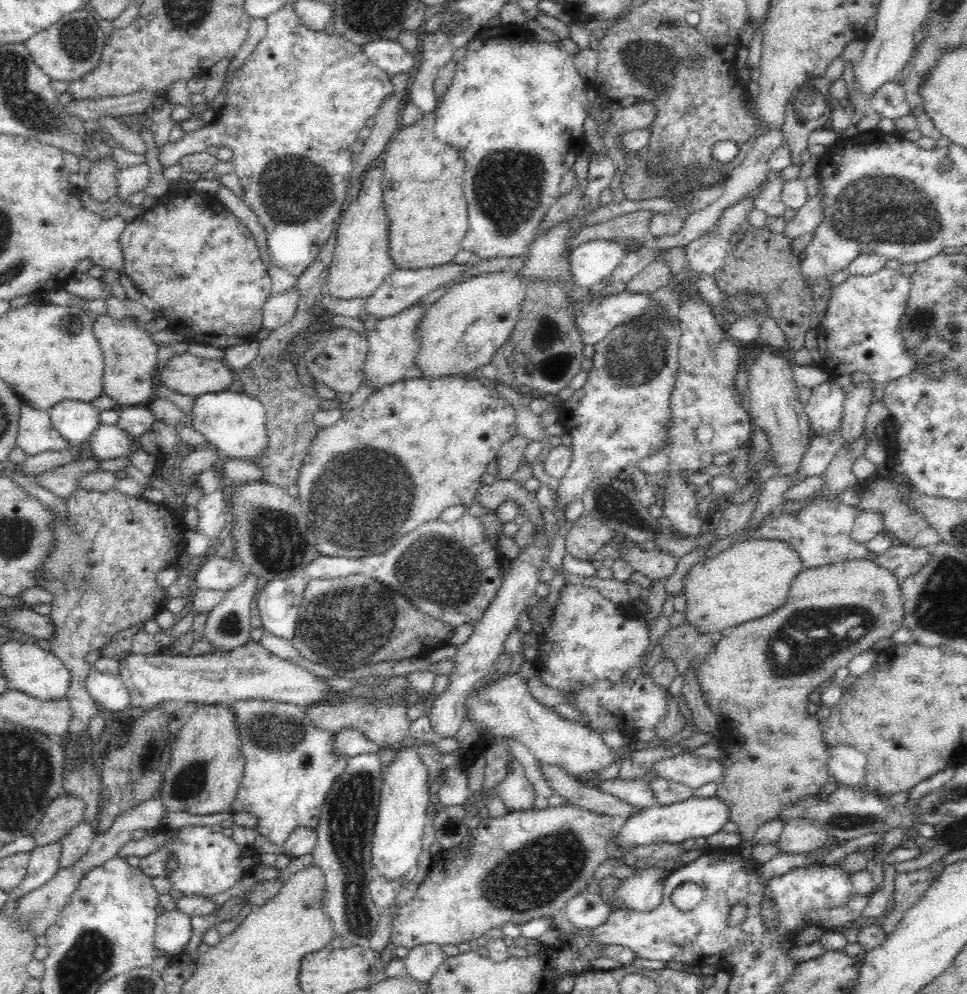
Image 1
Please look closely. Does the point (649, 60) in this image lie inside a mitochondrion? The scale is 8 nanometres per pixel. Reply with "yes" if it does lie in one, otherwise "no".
yes

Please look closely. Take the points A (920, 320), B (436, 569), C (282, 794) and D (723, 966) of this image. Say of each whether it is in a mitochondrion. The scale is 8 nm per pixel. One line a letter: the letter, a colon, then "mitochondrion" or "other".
A: mitochondrion
B: mitochondrion
C: other
D: other

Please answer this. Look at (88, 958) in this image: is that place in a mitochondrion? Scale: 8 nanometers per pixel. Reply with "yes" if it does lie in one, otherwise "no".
yes

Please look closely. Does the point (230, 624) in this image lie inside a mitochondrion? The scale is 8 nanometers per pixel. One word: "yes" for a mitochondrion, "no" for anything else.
yes

